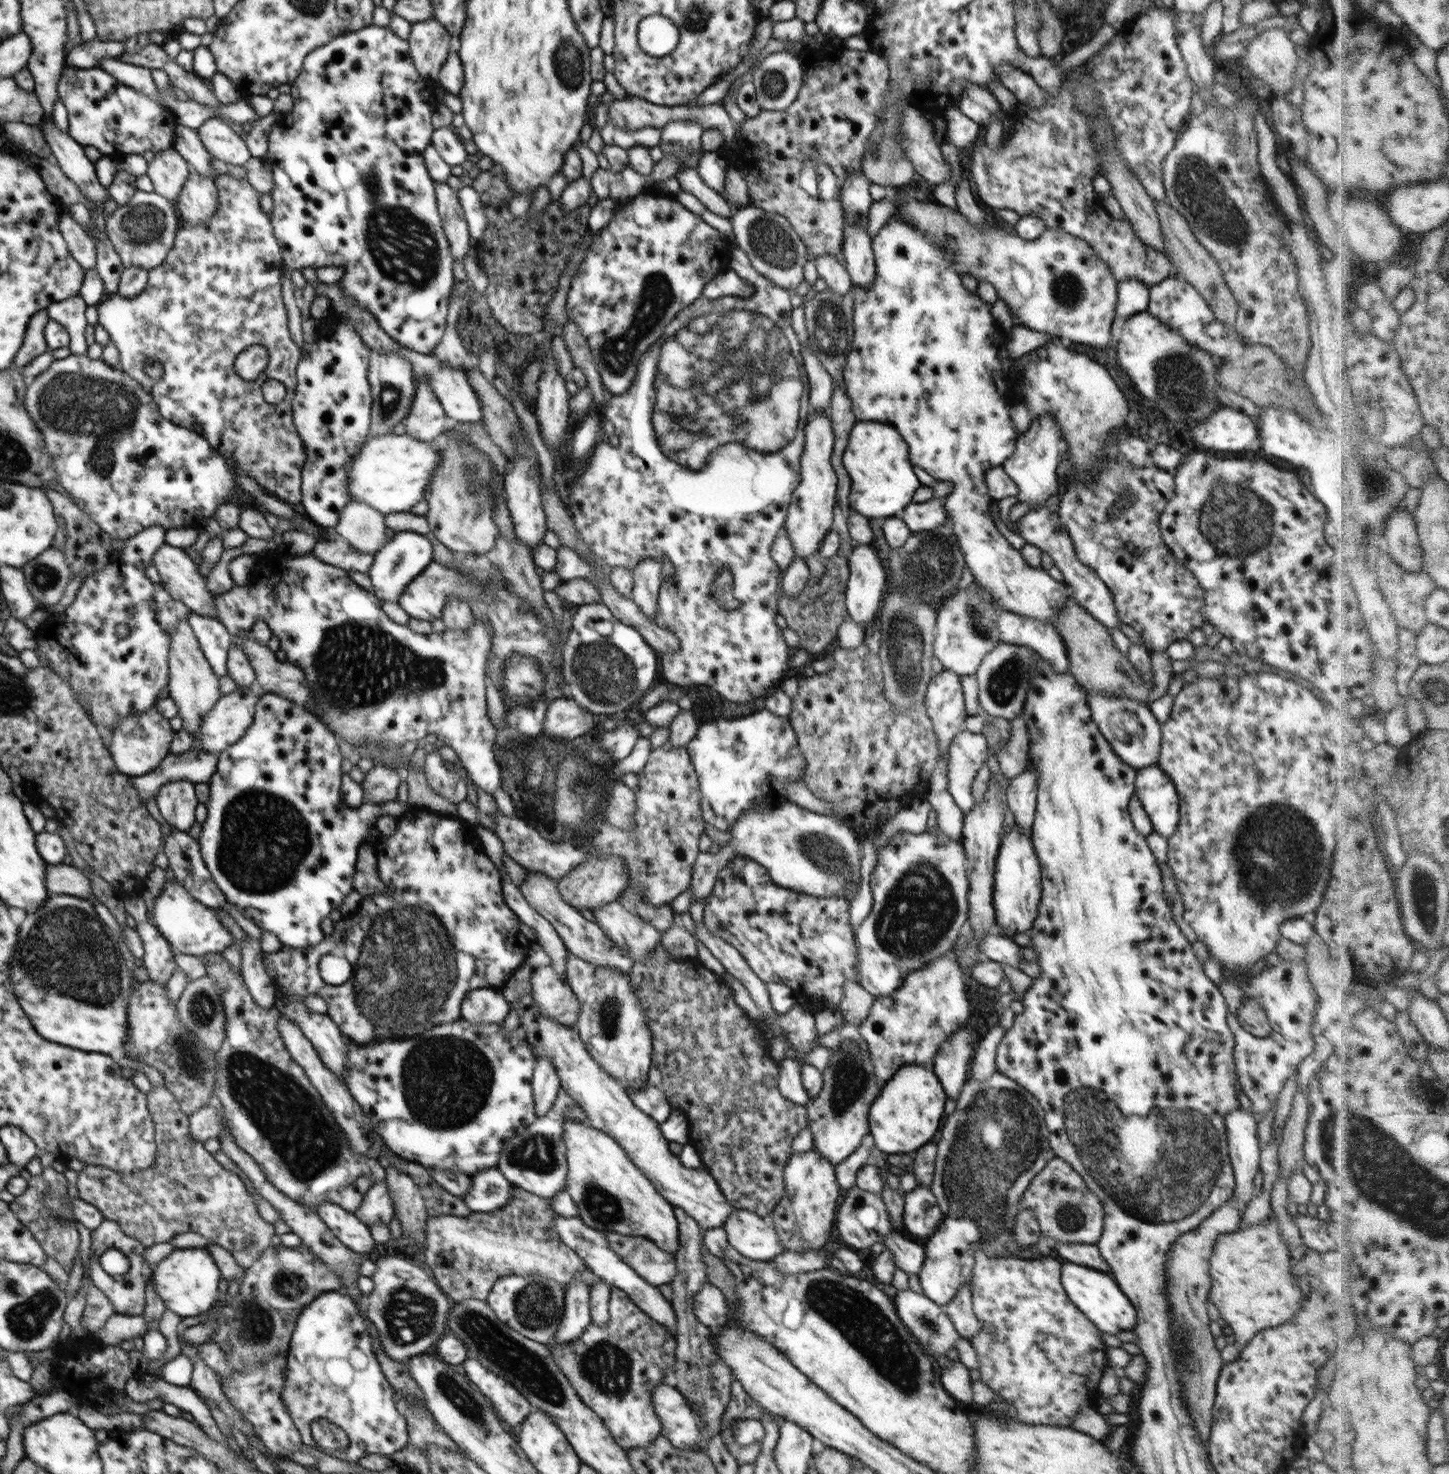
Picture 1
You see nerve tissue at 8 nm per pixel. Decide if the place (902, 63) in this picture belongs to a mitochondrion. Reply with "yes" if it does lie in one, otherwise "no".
no

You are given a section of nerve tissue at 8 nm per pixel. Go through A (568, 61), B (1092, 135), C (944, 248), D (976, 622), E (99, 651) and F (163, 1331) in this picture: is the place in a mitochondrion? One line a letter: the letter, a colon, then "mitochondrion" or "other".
A: mitochondrion
B: other
C: other
D: mitochondrion
E: other
F: other

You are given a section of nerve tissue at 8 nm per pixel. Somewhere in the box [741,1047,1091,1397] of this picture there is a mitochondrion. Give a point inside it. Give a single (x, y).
(1004, 1119)

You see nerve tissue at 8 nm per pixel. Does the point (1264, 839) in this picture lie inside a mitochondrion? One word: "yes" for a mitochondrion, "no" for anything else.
yes

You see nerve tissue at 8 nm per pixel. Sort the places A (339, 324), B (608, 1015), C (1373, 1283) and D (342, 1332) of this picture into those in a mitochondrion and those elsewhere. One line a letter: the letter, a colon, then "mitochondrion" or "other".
A: other
B: mitochondrion
C: other
D: other

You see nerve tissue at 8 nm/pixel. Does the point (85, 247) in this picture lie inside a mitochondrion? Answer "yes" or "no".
no

